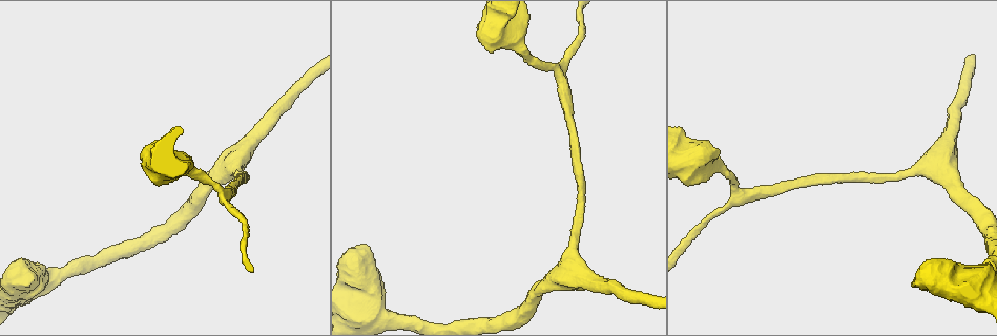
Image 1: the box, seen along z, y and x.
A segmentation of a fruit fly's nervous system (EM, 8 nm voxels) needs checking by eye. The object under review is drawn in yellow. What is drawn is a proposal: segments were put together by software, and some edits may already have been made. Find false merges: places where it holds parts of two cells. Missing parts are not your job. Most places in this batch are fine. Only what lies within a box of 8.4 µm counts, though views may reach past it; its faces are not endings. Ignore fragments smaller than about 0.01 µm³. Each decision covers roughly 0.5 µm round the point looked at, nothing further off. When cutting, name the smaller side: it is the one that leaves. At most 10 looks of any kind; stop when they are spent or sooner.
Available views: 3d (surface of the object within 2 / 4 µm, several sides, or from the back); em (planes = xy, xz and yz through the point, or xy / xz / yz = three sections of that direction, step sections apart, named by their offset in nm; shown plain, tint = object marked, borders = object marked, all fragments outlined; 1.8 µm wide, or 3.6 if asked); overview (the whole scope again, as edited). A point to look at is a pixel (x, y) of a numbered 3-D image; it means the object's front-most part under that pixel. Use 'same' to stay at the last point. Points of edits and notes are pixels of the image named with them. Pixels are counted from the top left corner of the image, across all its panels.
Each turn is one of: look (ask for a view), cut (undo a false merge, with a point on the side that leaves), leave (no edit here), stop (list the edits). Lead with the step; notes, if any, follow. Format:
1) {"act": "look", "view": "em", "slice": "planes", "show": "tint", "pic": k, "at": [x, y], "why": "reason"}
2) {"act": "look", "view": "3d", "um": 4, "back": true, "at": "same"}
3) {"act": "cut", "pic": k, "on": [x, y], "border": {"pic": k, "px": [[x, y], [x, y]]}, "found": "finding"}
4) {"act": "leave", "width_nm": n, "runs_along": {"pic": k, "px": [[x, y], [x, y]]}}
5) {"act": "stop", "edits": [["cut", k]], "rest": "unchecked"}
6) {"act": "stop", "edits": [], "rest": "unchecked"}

{"act": "look", "view": "em", "um": 3.6, "slice": "planes", "show": "borders", "pic": 1, "at": [513, 41]}

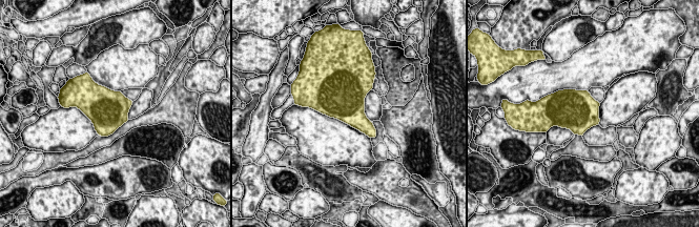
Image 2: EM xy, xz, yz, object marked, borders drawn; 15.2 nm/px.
{"act": "leave", "width_nm": 600, "found": "all the same cell"}

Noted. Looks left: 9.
{"act": "look", "view": "3d", "um": 4, "pic": 1, "at": [578, 234], "why": "thick turns thin"}

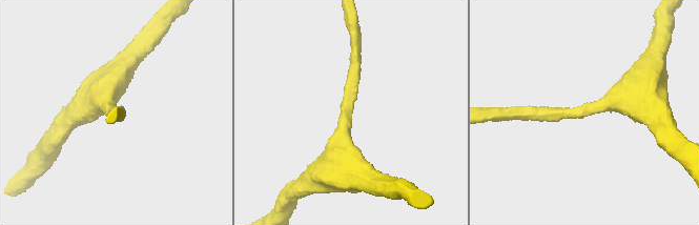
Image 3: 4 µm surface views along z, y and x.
{"act": "look", "view": "em", "slice": "yz", "step": 16, "show": "tint", "pic": 3, "at": [584, 111], "arm_widths_nm": [200, 480], "why": "now the EM"}

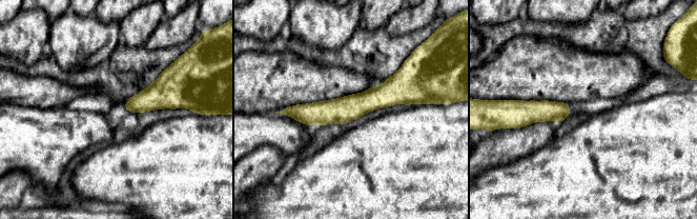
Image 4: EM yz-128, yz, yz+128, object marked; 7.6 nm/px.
{"act": "leave", "width_nm": 50, "runs_along": {"pic": 4, "px": [[413, 98], [288, 113]]}, "found": "all the same cell"}

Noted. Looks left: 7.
{"act": "look", "view": "3d", "um": 4, "pic": 1, "at": [347, 302], "why": "calibre changes"}

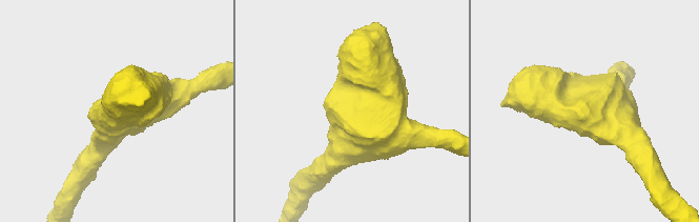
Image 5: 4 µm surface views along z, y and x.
{"act": "look", "view": "em", "um": 3.6, "slice": "xz", "step": 4, "show": "plain", "pic": 5, "at": [586, 109], "why": "shape alone is not enough"}

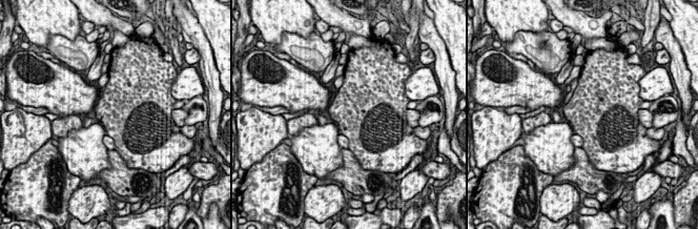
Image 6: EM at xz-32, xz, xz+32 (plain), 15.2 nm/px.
{"act": "look", "view": "em", "um": 3.6, "slice": "xz", "step": 4, "show": "tint", "at": "same", "why": "with the object marked"}

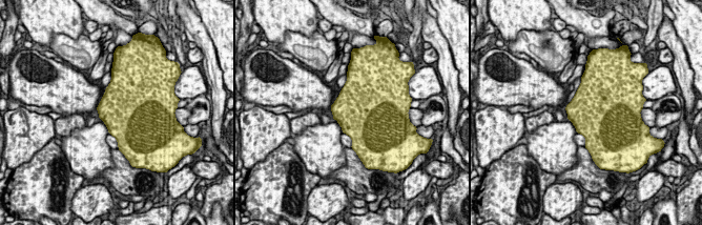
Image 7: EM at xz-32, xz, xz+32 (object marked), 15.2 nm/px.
{"act": "leave", "found": "one cell here"}

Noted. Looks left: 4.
{"act": "stop", "edits": [], "rest": "unchecked"}

